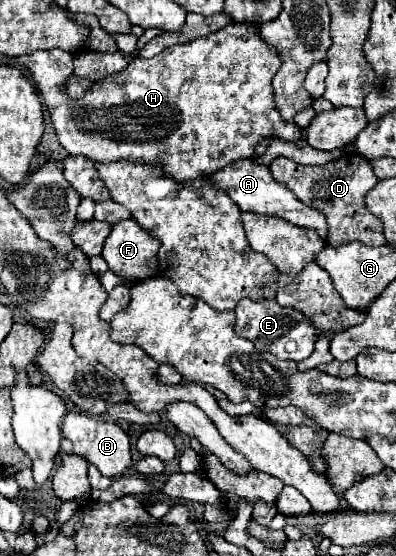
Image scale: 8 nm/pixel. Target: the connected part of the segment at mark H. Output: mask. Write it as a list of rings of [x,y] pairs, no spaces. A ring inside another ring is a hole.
[[[228,24],[190,44],[170,46],[150,60],[136,56],[122,72],[98,80],[82,100],[70,100],[66,96],[64,80],[73,73],[72,54],[55,48],[50,52],[18,56],[16,60],[36,80],[50,110],[58,140],[70,156],[80,154],[94,162],[116,162],[124,158],[158,162],[170,178],[190,180],[210,176],[236,160],[252,158],[256,144],[264,138],[282,138],[286,142],[298,142],[302,138],[302,130],[294,122],[282,120],[274,102],[272,78],[282,64],[280,56],[272,46],[260,40],[260,32],[248,24]]]

